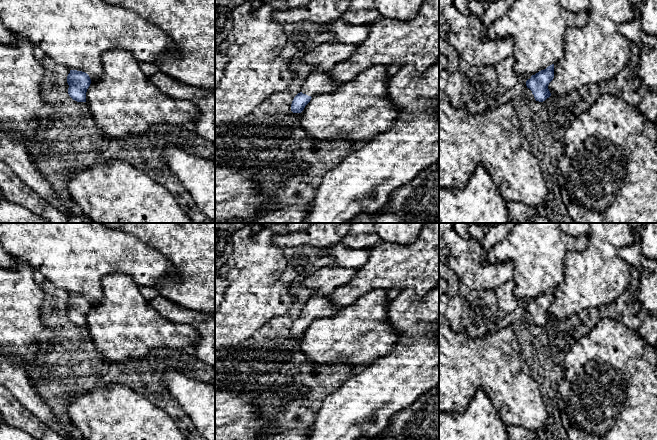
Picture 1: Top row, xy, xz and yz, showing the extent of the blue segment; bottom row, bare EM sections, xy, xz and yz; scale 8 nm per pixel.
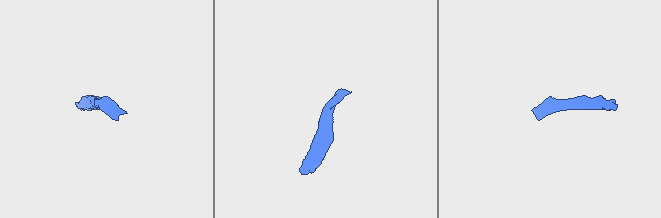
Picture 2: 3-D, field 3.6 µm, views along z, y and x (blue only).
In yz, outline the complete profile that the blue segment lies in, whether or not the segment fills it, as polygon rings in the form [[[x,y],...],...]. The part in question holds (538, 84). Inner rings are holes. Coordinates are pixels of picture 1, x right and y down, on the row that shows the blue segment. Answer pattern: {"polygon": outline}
{"polygon": [[[554,64],[548,66],[546,69],[539,71],[532,75],[526,81],[526,88],[524,90],[524,97],[529,101],[543,102],[551,96],[548,89],[549,83],[554,78]]]}

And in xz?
{"polygon": [[[313,69],[301,86],[300,92],[294,97],[291,104],[293,113],[301,113],[311,98],[318,94],[332,93],[337,89],[330,72]]]}

